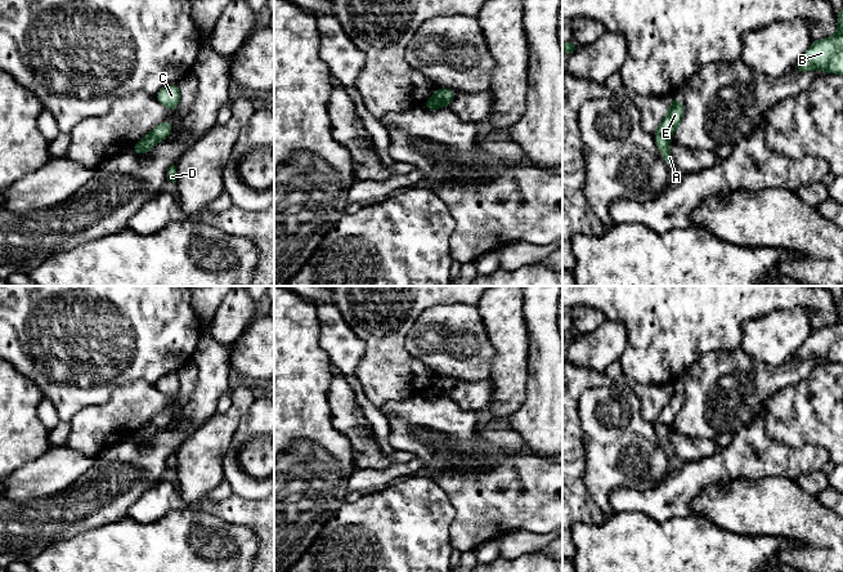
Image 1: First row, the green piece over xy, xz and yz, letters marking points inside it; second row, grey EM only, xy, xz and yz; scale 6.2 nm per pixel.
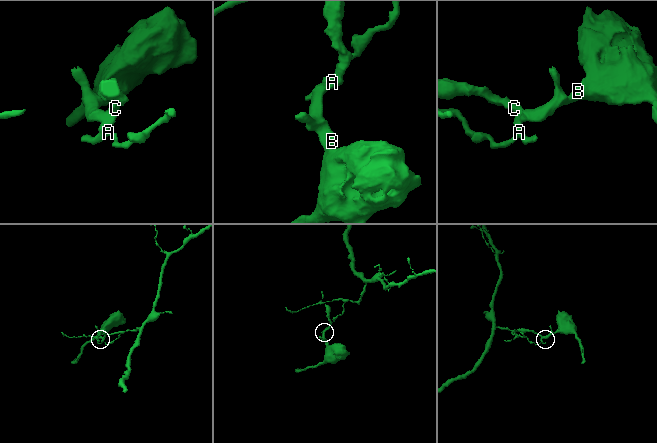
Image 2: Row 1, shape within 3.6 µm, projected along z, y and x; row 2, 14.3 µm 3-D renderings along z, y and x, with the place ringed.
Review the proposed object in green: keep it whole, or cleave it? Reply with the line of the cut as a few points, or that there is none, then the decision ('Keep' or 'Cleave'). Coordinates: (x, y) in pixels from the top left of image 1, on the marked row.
Split along xz (443, 89), (442, 98), (427, 108). Cleave

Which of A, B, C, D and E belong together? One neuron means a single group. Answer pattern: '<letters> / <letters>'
A D / B C E

